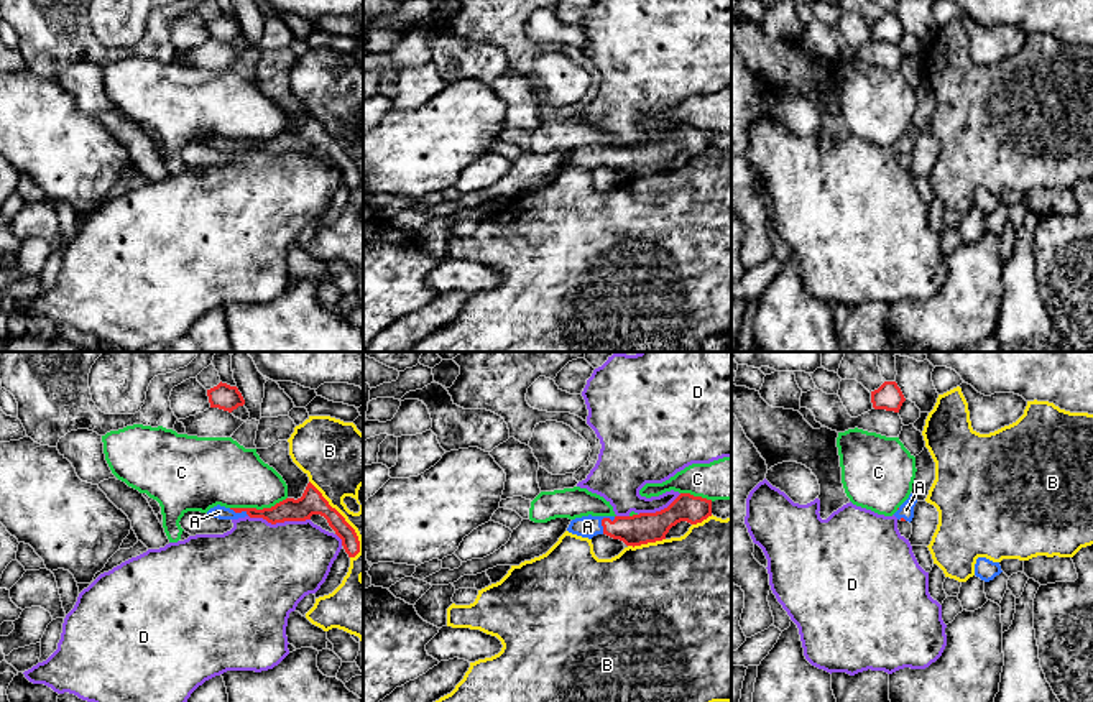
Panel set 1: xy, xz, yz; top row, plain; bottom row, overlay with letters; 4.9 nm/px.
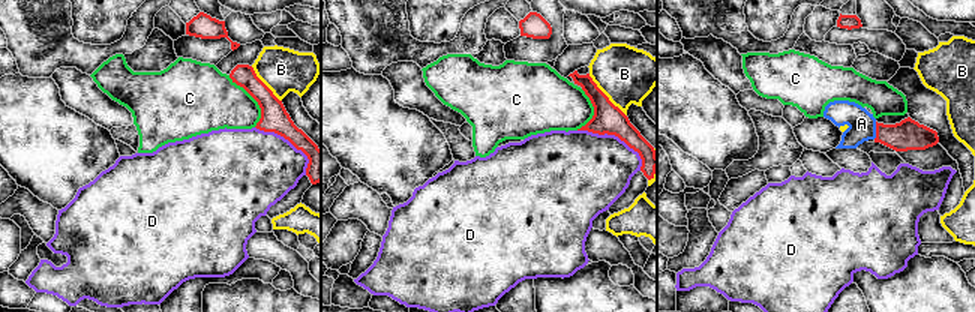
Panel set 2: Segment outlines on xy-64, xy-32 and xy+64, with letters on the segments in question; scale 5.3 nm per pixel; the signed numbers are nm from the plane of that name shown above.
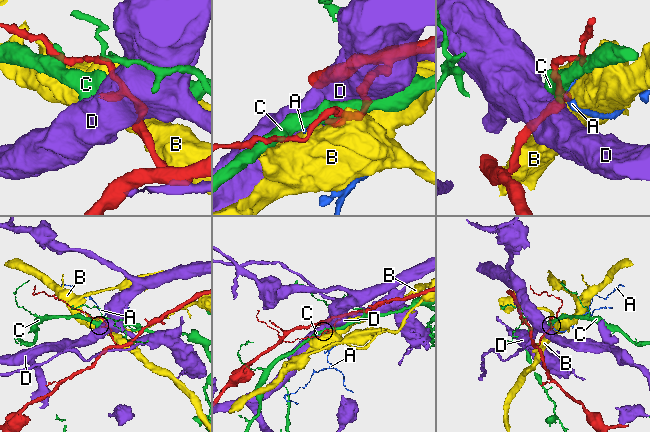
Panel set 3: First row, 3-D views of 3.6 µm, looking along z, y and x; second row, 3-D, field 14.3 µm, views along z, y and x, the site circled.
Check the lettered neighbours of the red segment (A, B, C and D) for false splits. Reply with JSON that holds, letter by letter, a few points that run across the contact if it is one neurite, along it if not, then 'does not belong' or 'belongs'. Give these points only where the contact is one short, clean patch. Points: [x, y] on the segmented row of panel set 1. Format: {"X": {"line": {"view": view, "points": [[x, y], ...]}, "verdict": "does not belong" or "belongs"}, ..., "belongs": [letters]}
{"A": {"line": {"view": "xz", "points": [[643, 528], [618, 528], [602, 520], [587, 526]]}, "verdict": "belongs"}, "B": {"verdict": "does not belong"}, "C": {"verdict": "does not belong"}, "D": {"verdict": "does not belong"}, "belongs": ["A"]}

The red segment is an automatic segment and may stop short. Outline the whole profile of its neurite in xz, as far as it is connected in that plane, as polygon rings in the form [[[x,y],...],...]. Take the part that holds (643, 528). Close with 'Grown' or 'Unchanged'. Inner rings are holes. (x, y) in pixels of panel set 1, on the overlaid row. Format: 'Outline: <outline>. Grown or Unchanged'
Outline: [[[680,493],[667,508],[656,513],[633,516],[582,516],[570,521],[567,531],[592,539],[606,534],[626,546],[641,546],[666,539],[672,526],[680,521],[702,523],[712,516],[712,500]]]. Grown

